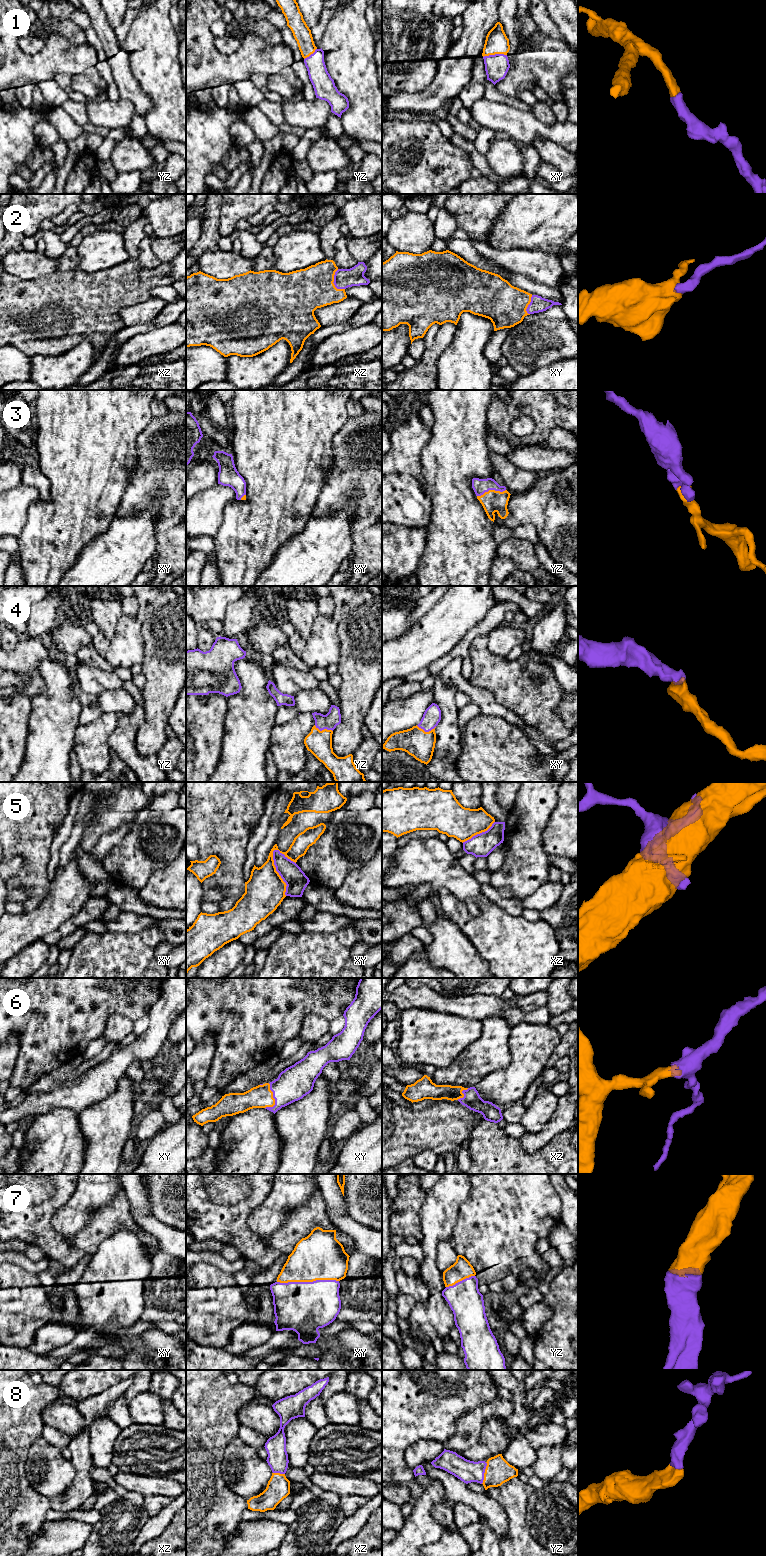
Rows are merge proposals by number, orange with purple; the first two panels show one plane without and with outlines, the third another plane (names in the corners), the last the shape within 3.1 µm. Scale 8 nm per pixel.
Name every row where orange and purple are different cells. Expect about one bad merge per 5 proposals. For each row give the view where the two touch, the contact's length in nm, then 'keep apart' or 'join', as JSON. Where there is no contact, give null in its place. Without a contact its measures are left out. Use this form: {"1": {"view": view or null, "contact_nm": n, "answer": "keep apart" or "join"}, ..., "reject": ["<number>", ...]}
{"1": {"view": "xy", "contact_nm": 190, "answer": "join"}, "2": {"view": "xz", "contact_nm": 180, "answer": "join"}, "3": {"view": "yz", "contact_nm": 240, "answer": "join"}, "4": {"view": "yz", "contact_nm": 160, "answer": "join"}, "5": {"view": "xy", "contact_nm": 380, "answer": "keep apart"}, "6": {"view": "xy", "contact_nm": 220, "answer": "join"}, "7": {"view": "xy", "contact_nm": 500, "answer": "join"}, "8": {"view": "yz", "contact_nm": 180, "answer": "join"}, "reject": ["5"]}

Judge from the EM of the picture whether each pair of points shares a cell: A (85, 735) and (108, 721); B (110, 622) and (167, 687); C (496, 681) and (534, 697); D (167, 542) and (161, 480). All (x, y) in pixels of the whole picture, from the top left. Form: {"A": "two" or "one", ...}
{"A": "one", "B": "two", "C": "one", "D": "one"}

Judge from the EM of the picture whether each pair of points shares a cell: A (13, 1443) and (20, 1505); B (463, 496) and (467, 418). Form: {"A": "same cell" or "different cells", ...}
{"A": "same cell", "B": "same cell"}

